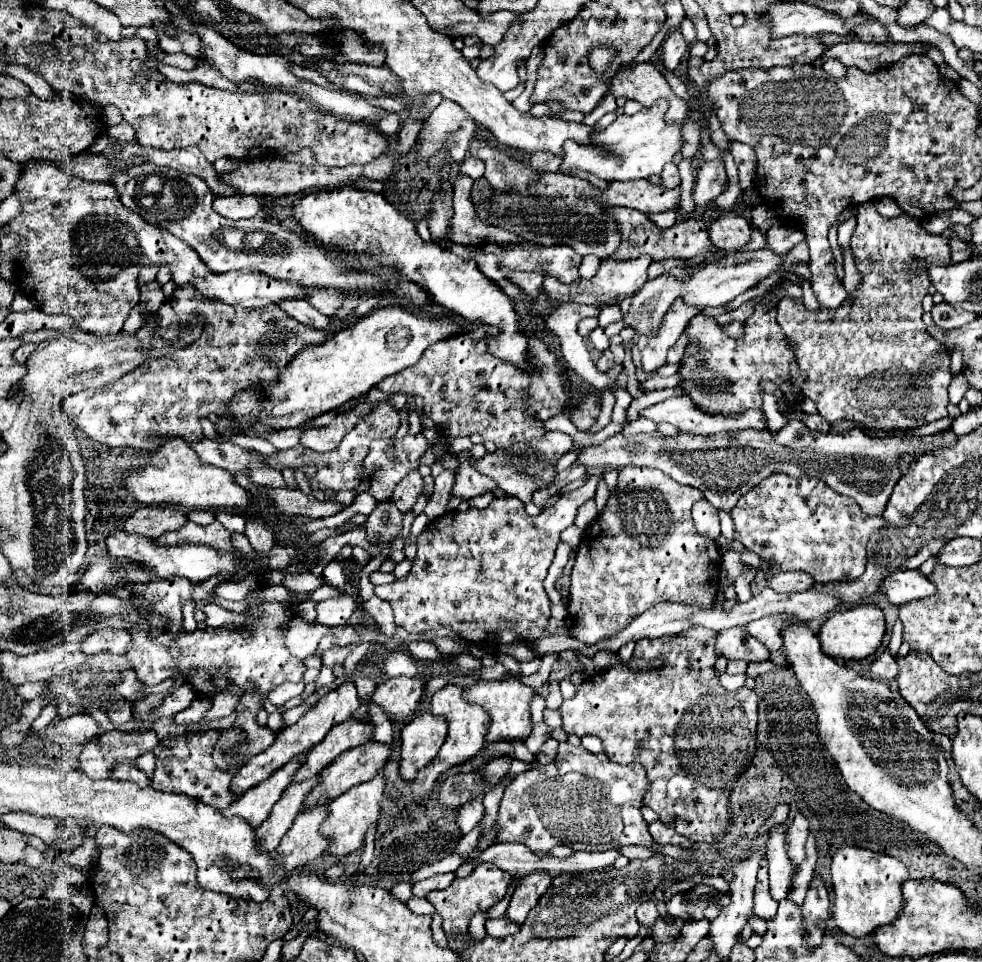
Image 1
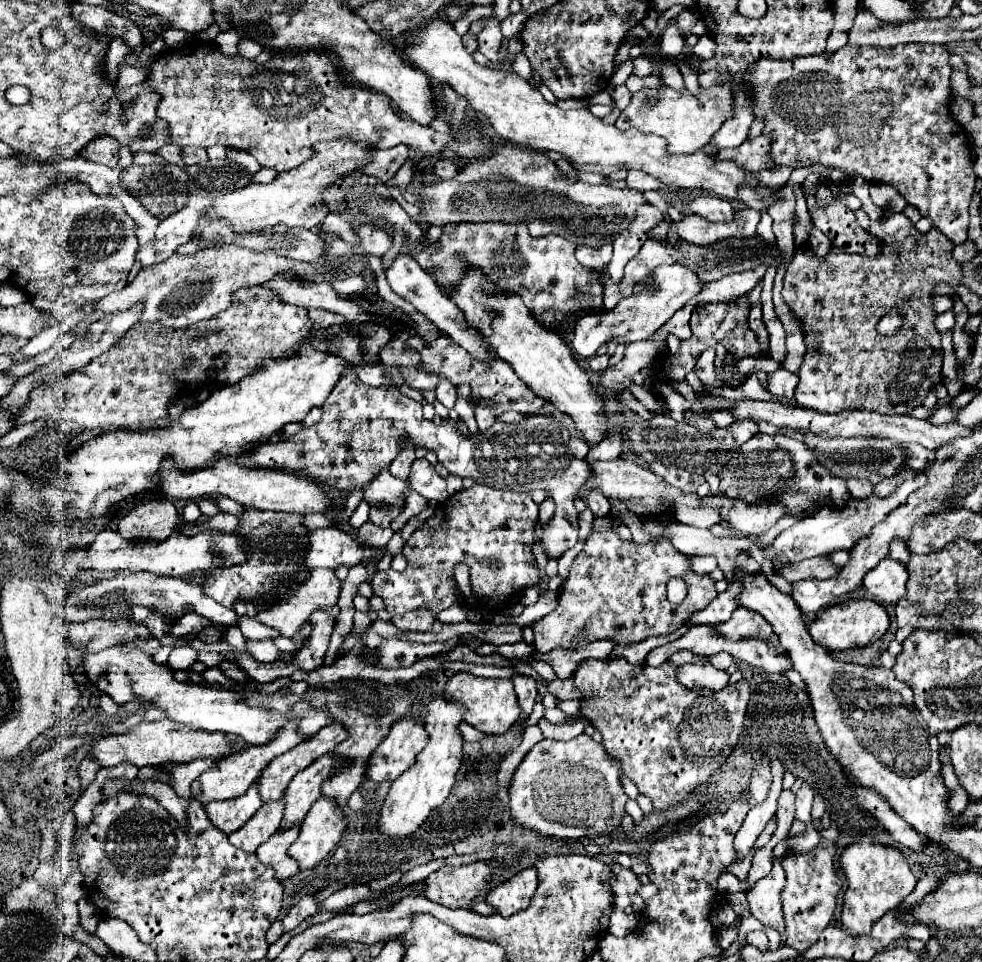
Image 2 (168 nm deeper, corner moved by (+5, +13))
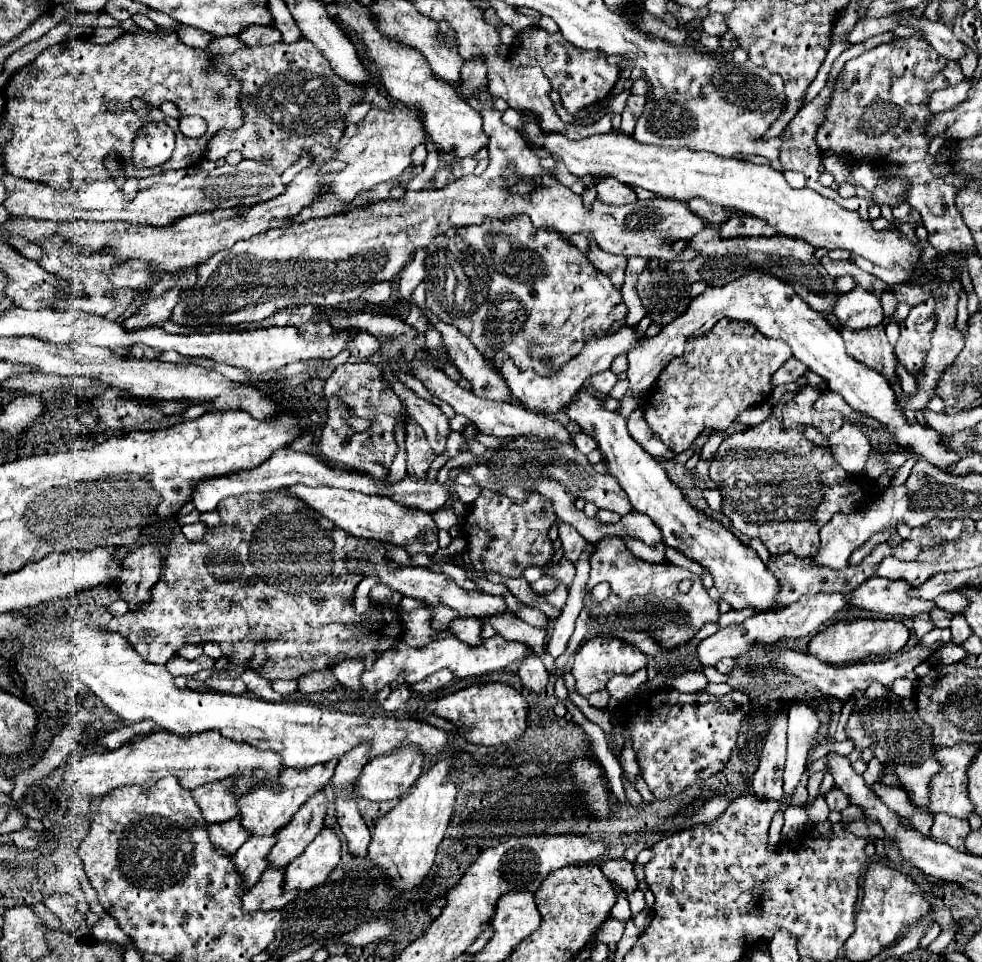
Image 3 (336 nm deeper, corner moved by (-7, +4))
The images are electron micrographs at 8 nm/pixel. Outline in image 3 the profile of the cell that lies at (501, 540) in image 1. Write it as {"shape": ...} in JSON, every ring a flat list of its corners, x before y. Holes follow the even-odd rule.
{"shape":[[481,490,479,498,471,504,471,510,463,518,461,526,467,538,467,550,471,550,471,564,475,570,499,572,507,578,521,578,527,566,545,566,553,558,553,542,549,530,555,524,555,512,535,490,521,504,511,502,507,496]]}

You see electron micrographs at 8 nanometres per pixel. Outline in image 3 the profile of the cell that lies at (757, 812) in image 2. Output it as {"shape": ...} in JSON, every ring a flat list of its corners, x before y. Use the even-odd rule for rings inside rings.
{"shape":[[795,700,789,710,789,730,787,730,787,764,785,764,785,794,791,794,805,772,805,760,809,756,809,746,819,728,817,712,803,700]]}

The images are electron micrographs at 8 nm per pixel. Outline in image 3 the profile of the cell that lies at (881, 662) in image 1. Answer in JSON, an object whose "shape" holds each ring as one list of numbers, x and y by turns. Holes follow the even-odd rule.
{"shape":[[914,672,907,674,905,678,899,678,892,684,893,693,901,698,914,698,917,675]]}

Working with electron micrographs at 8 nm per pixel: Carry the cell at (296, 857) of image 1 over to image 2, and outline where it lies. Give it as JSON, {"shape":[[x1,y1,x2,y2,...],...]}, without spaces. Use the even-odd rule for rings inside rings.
{"shape":[[299,825,289,829,279,829,275,831,275,835,271,835,271,839,267,839,267,843,259,847,259,851,255,851,261,863,271,865,275,869,275,877,279,881,293,877,299,871,299,863,295,863,295,859,289,859,287,853,297,835,299,835]]}

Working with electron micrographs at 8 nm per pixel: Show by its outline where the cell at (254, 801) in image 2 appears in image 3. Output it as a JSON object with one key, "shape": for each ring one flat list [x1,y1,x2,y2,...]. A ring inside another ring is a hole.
{"shape":[[231,818,223,824,207,824,207,832,211,844,223,852,229,852,229,856,235,854,249,838,249,832,239,824,239,818]]}

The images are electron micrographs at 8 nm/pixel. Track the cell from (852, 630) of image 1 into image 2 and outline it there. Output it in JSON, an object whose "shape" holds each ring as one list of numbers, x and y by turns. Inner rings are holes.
{"shape":[[849,599,837,605,827,607,819,617,811,623,809,633,815,643,827,647,829,651,843,651,851,647,863,647,871,641,877,641,889,627,889,615,883,605,871,599]]}

